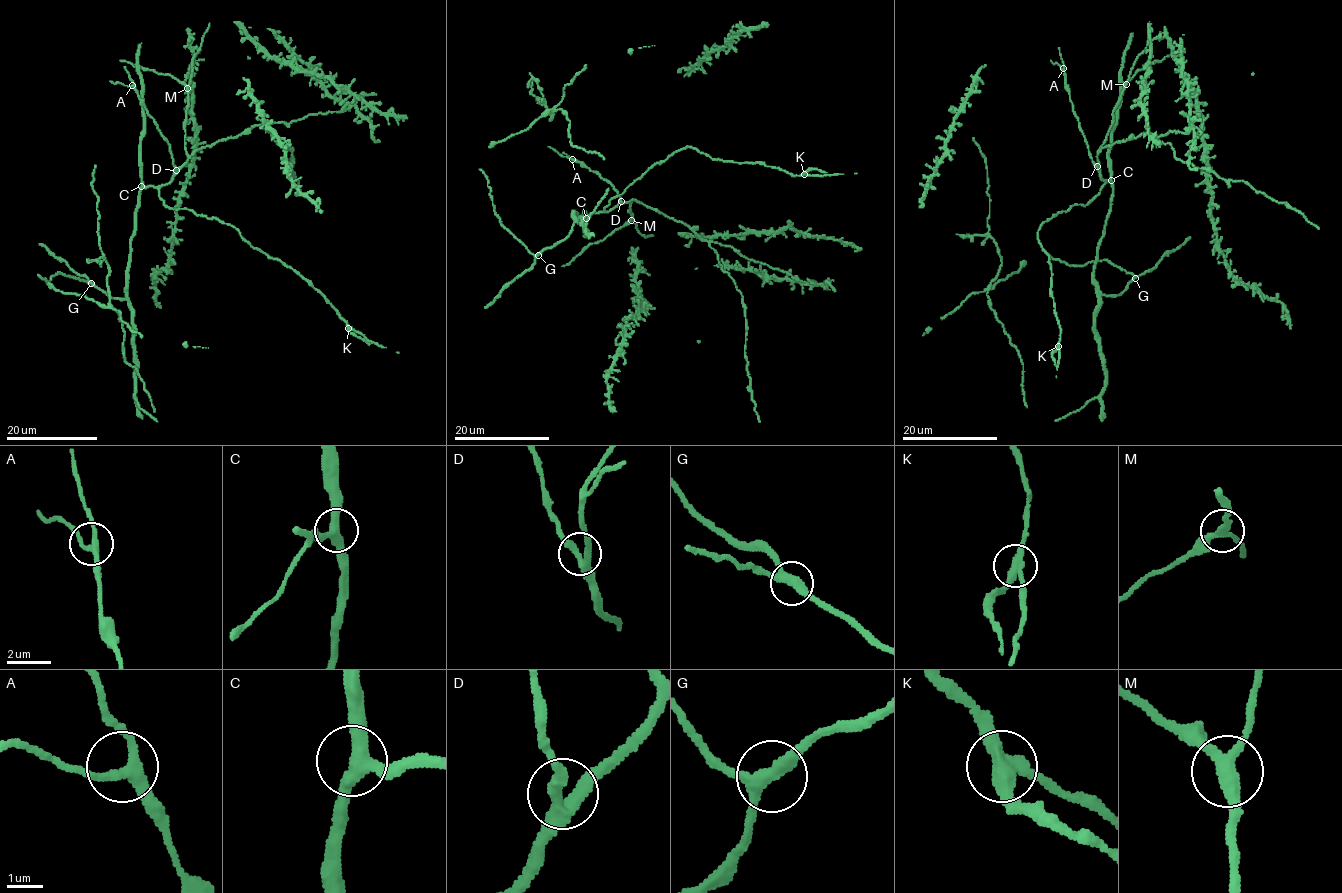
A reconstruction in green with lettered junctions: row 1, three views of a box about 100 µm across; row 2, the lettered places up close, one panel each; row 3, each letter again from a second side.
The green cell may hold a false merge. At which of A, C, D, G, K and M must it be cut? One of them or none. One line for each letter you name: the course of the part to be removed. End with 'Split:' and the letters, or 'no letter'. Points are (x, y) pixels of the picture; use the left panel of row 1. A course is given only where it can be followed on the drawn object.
K: Course of the part to remove: (348, 328), (370, 344)
Split: K

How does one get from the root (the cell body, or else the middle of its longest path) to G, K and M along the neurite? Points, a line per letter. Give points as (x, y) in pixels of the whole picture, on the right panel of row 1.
G: (1099, 175), (1111, 183), (1112, 200), (1098, 249), (1094, 285), (1102, 294), (1119, 295), (1135, 278)
K: (1099, 175), (1105, 184), (1087, 205), (1059, 212), (1038, 231), (1051, 269), (1058, 345)
M: (1099, 175), (1098, 151), (1126, 84)

